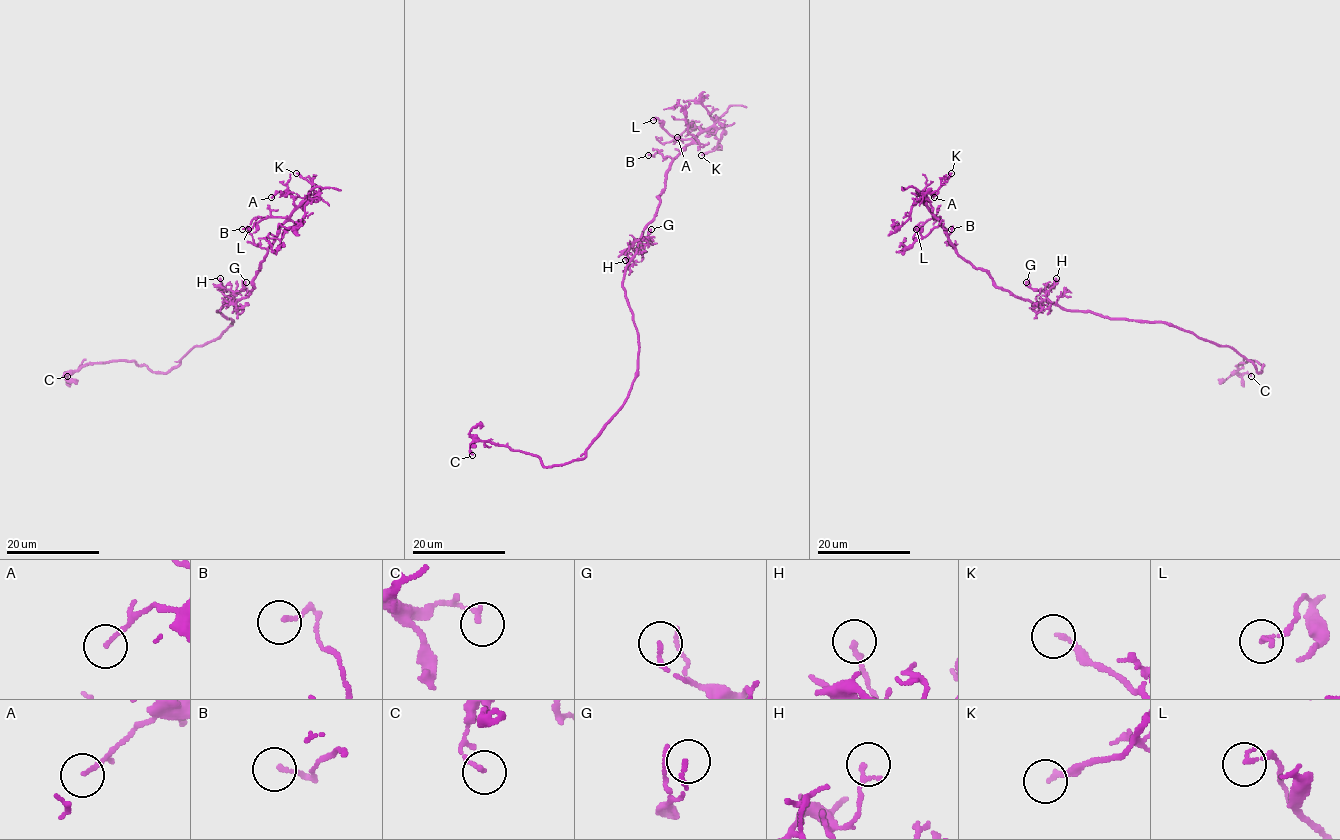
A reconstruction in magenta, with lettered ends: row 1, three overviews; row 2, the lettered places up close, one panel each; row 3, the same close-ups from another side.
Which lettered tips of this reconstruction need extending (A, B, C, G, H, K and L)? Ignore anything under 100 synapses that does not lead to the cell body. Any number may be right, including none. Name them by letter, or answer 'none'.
none

